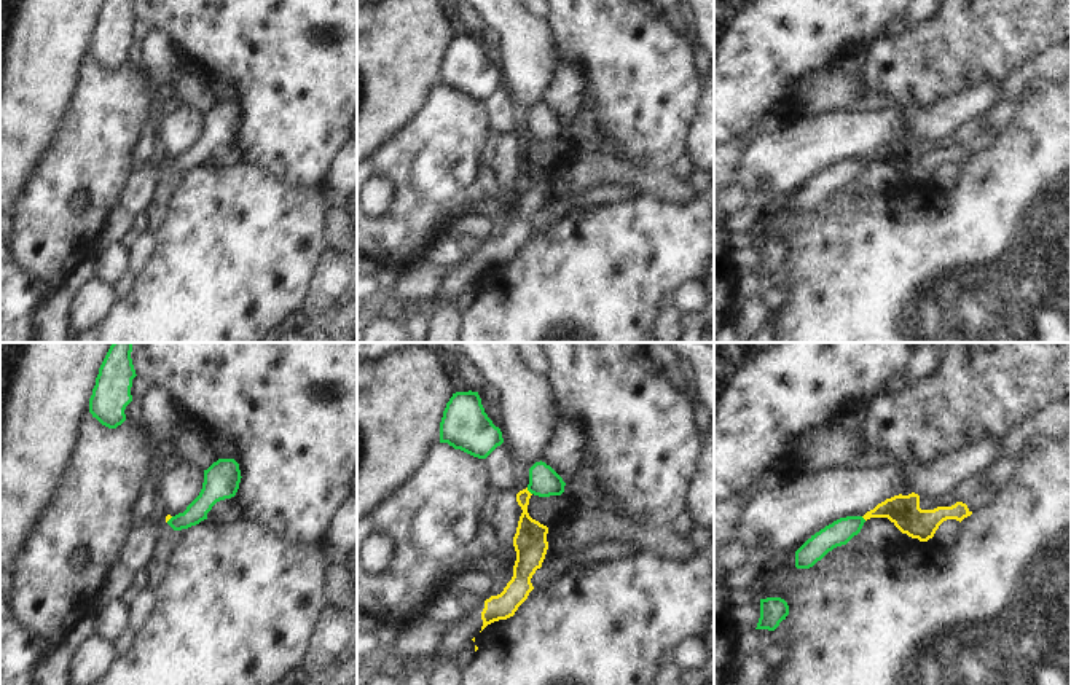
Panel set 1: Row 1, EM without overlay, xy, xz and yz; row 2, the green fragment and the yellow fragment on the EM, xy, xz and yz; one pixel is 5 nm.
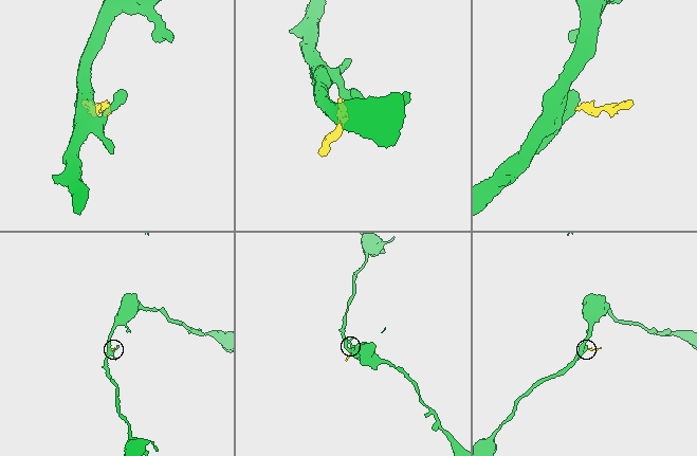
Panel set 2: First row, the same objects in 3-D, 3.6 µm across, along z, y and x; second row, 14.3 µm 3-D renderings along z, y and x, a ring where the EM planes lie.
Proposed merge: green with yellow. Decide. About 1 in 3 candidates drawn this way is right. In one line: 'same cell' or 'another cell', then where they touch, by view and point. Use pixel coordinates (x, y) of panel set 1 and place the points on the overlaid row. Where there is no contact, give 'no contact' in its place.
another cell | xz (528, 489)

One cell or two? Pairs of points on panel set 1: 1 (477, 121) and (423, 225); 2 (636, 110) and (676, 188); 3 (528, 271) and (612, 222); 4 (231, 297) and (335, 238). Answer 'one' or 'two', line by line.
1: one
2: two
3: one
4: two

